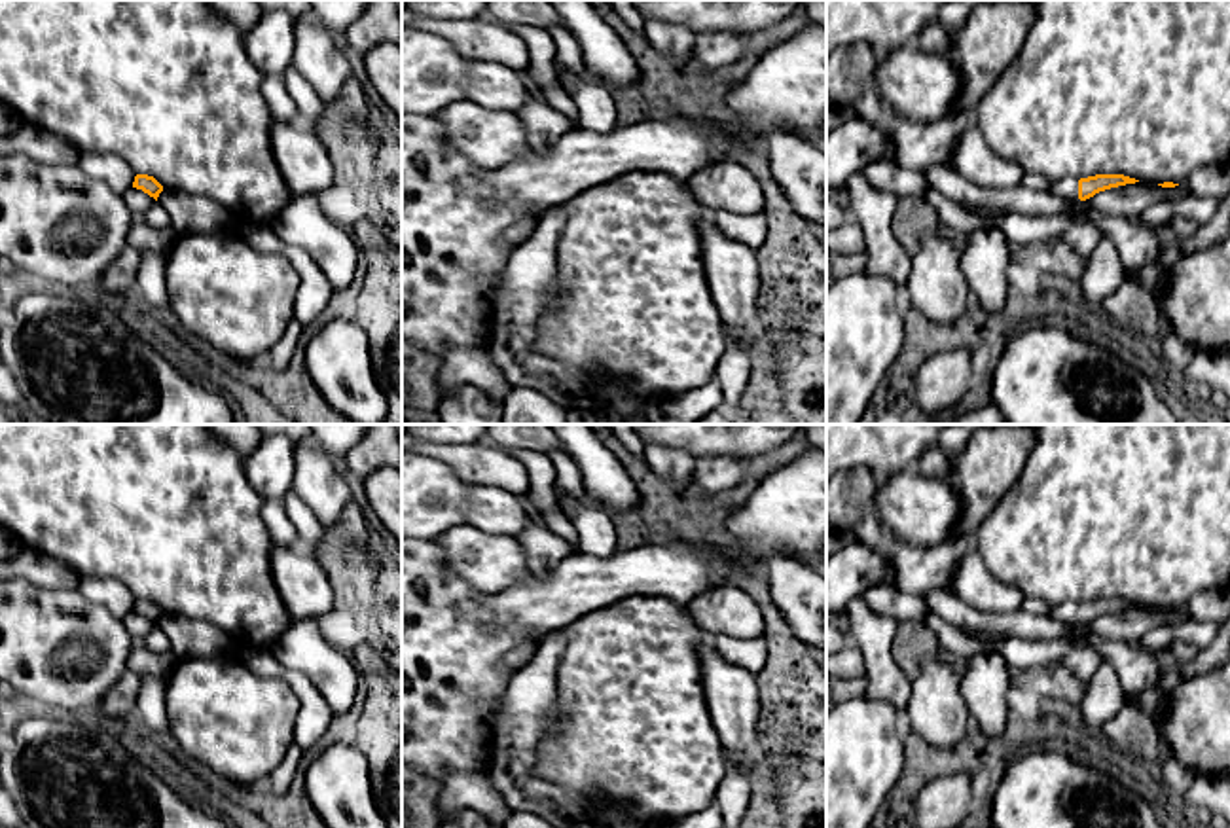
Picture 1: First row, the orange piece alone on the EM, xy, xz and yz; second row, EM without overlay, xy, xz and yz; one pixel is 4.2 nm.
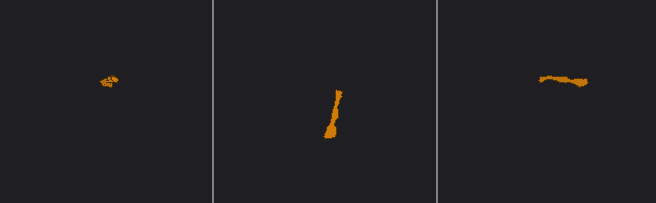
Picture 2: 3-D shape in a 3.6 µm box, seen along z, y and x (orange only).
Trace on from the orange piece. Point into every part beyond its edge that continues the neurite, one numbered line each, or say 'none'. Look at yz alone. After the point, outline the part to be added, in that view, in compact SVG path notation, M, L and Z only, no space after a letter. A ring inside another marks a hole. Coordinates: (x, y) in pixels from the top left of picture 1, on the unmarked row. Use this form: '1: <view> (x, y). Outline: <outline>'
1: yz (1067, 612). Outline: M1063 601L1056 604L1050 612L1050 618L1061 623L1078 623L1078 603Z

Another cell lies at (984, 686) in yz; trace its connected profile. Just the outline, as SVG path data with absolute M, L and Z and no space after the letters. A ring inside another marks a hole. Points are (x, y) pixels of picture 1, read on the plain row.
M997 652L976 654L967 659L959 684L970 718L997 745L1006 731L1010 709L1006 699L1012 688L1008 665Z

